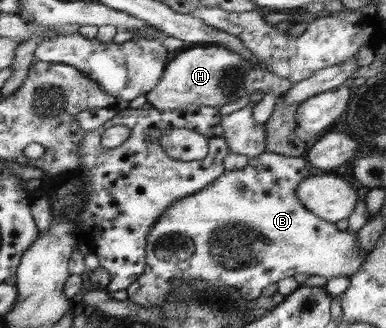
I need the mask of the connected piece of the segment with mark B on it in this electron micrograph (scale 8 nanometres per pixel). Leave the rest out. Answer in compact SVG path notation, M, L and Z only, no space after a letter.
M264 151L257 157L250 158L249 163L240 170L225 170L224 175L218 177L216 181L209 184L208 187L202 189L199 193L184 197L181 201L176 201L166 209L166 213L162 213L158 218L158 221L152 225L152 229L148 229L148 235L146 235L146 266L144 273L140 274L140 277L128 285L126 288L128 299L132 303L142 305L142 307L161 307L164 305L164 301L168 301L168 297L172 297L172 291L174 291L174 284L172 279L178 279L178 281L206 281L206 283L214 284L215 286L224 285L224 287L232 287L232 289L238 289L246 301L252 301L260 297L262 289L268 287L270 283L276 283L279 279L284 277L295 277L298 273L304 273L308 275L322 275L328 280L331 277L350 277L352 274L357 273L364 264L365 257L369 255L369 251L364 254L362 249L358 249L358 235L356 233L349 232L347 230L339 230L335 223L332 221L326 221L320 219L315 213L312 213L310 209L300 204L300 201L296 198L295 188L299 186L300 181L303 181L306 177L310 177L314 173L322 173L321 171L312 169L307 163L305 157L287 157L283 154L269 153Z

